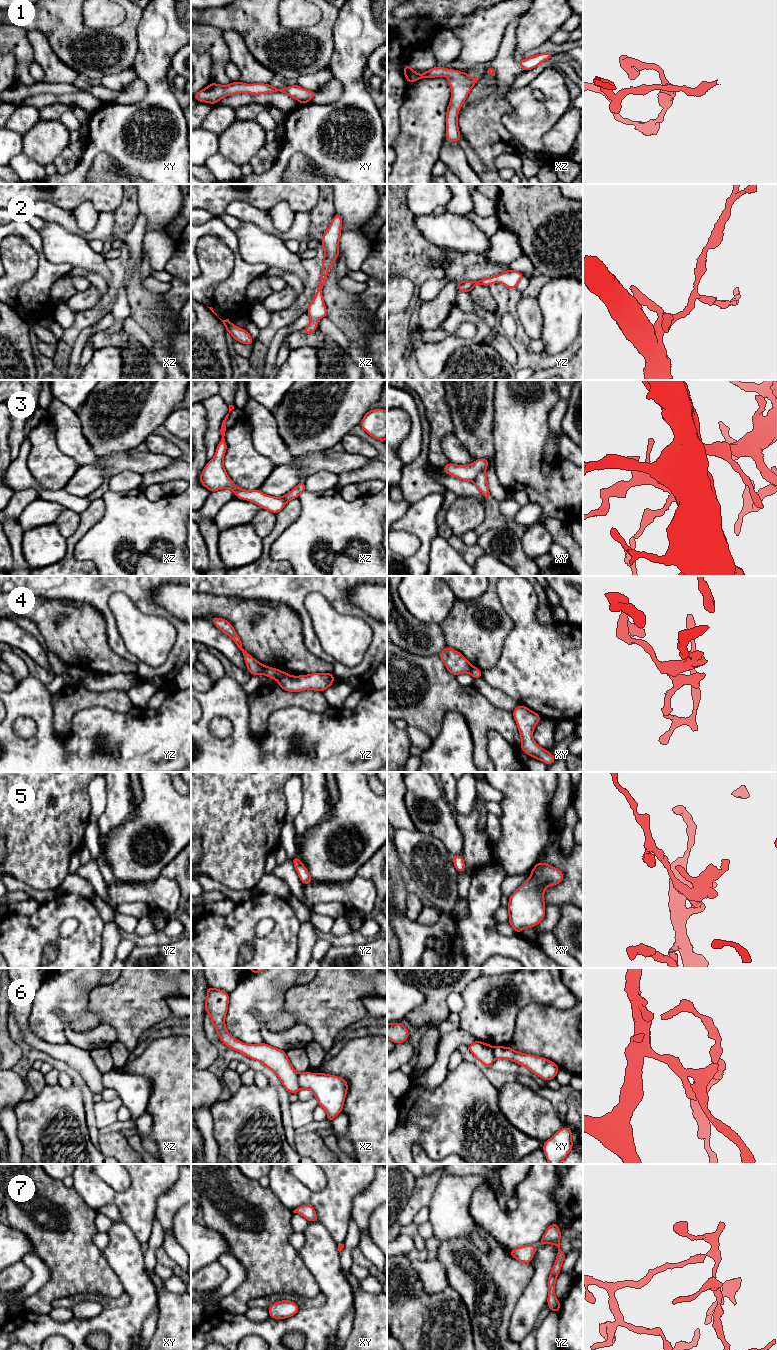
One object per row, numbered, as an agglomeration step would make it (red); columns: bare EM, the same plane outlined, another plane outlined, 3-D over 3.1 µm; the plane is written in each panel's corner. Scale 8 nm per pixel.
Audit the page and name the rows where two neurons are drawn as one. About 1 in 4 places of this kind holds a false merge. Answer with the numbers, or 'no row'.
4, 6

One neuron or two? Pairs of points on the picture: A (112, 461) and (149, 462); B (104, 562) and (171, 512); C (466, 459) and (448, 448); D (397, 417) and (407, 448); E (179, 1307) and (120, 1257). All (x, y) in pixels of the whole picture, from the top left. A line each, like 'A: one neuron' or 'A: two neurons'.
A: one neuron
B: one neuron
C: one neuron
D: two neurons
E: two neurons

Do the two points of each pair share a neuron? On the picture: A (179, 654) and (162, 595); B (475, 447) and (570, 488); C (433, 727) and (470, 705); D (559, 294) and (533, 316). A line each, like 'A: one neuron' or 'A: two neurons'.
A: two neurons
B: two neurons
C: one neuron
D: two neurons

